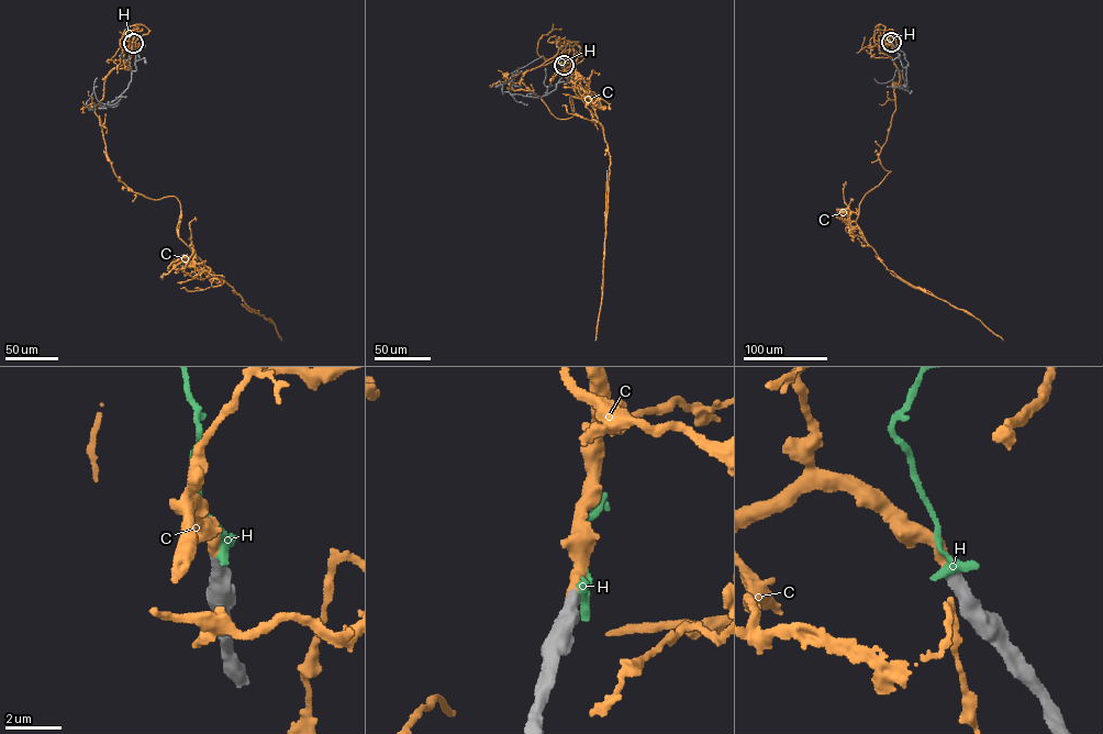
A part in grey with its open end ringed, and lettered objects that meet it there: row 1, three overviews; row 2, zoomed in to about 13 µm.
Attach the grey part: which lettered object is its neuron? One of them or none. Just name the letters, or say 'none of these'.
C

